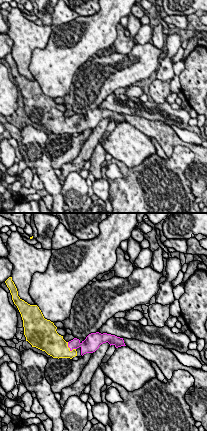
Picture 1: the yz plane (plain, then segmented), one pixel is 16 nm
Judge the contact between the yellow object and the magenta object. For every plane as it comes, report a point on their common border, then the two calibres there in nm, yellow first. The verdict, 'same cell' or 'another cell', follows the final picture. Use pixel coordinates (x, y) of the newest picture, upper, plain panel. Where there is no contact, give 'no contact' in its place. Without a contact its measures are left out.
(69, 124) | 360/160 nm

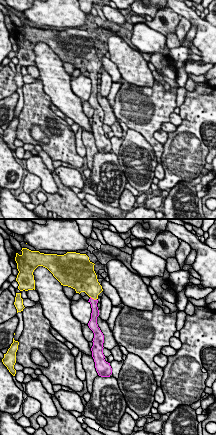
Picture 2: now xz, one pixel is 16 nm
(93, 74) | 300/130 nm

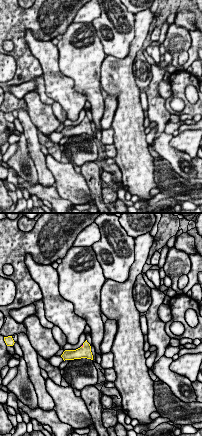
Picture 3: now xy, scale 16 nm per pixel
(83, 121) | 190/30 nm

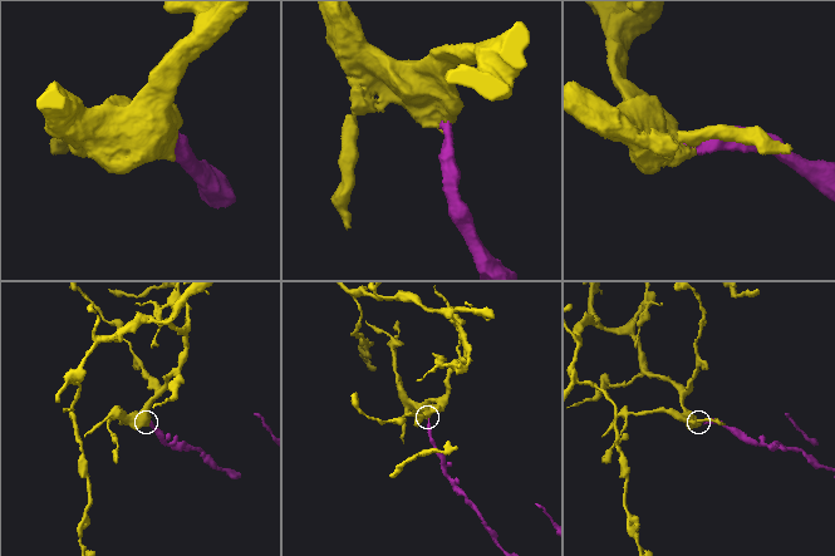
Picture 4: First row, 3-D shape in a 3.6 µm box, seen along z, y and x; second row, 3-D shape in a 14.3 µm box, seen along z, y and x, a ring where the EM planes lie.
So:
same cell

